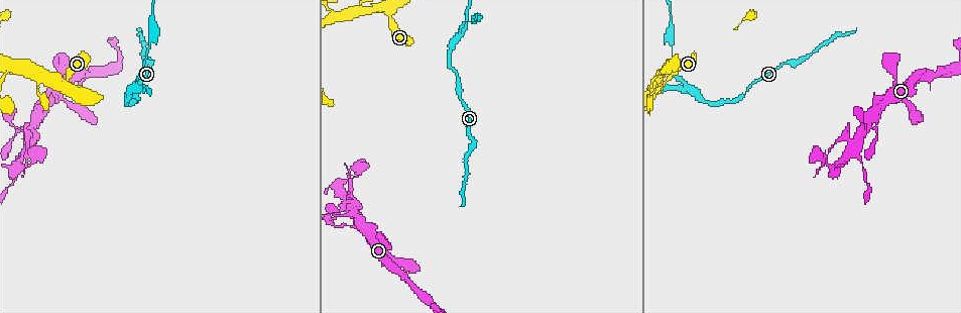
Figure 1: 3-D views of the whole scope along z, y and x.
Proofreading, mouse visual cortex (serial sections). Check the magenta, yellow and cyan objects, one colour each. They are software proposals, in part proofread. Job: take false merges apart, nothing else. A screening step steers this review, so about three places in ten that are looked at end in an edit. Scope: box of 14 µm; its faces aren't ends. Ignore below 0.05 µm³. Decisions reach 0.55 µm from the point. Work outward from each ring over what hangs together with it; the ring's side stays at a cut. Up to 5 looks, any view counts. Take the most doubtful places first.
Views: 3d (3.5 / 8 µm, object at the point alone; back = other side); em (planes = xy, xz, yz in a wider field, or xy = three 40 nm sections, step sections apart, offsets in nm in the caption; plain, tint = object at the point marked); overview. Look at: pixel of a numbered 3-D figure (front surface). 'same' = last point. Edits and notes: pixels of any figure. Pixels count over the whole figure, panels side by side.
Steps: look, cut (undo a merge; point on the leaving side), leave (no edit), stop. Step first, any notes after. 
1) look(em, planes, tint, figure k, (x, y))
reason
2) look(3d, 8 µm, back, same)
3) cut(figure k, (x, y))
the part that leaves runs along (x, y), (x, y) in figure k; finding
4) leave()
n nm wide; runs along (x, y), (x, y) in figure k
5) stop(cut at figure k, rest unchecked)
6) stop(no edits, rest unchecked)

look(3d, 3.5 µm, figure 1, (459, 36))
two arms in line, one across

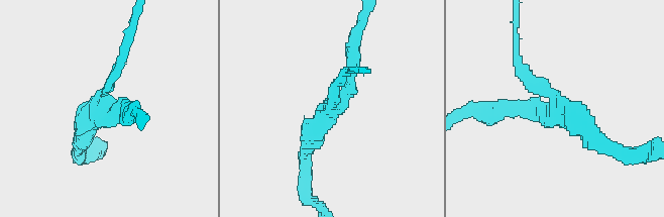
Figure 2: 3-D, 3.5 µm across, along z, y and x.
look(em, planes, tint, figure 2, (328, 113))
3 arms; arms of 150, 200, 200 nm; need the tissue

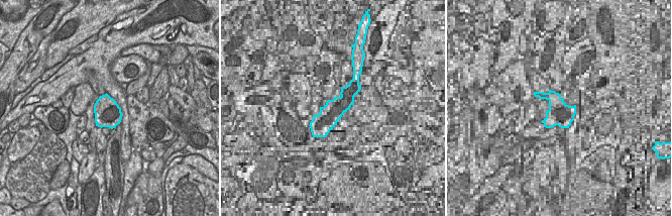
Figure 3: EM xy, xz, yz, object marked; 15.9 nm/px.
leave()
runs along (606, 145), (519, 65) in figure 2; all the same cell

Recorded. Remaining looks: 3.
look(em, xy, step 5, tint, figure 1, (350, 206))

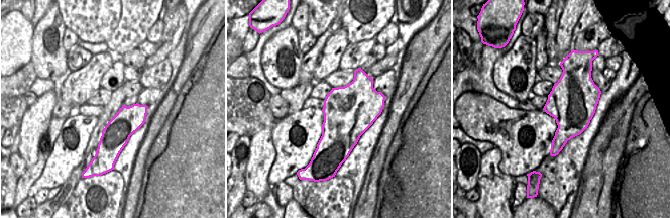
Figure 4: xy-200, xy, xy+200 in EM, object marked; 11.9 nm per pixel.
look(3d, 3.5 µm, same)

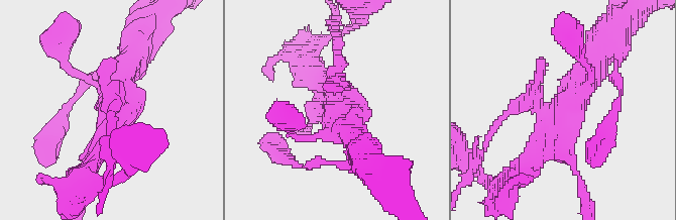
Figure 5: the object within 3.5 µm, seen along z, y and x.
cut(figure 5, (338, 44))
600 nm wide; the part that leaves runs along (338, 82), (335, 24) in figure 5; two cells meet here

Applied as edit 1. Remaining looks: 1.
stop(cut at figure 5, rest unchecked)

